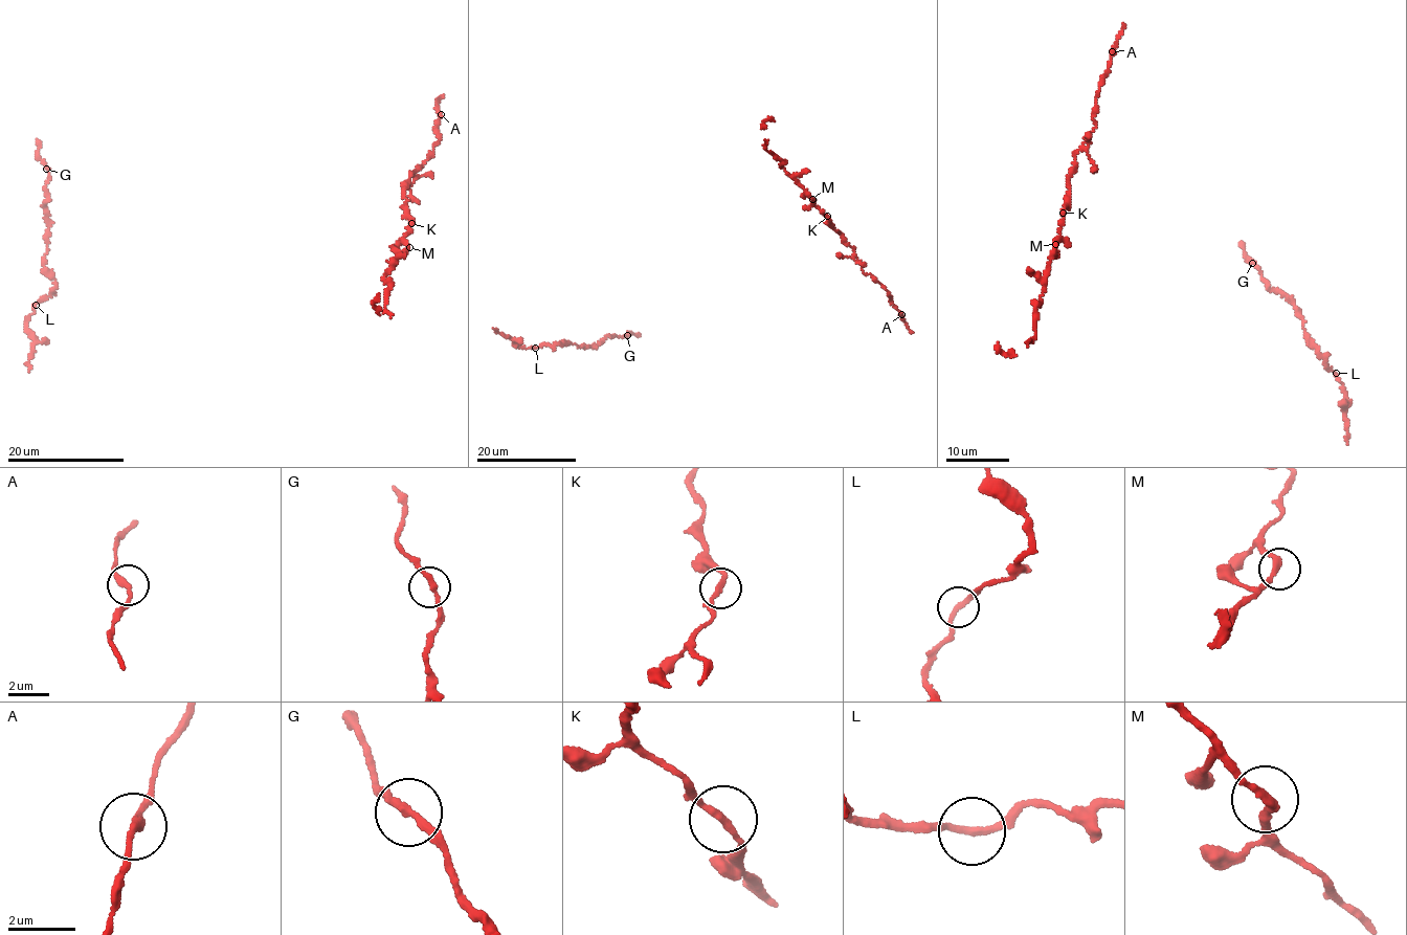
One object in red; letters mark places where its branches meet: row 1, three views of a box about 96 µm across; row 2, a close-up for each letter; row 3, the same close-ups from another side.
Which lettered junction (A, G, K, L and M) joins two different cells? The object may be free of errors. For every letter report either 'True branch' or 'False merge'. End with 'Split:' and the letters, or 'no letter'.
A: True branch
G: True branch
K: True branch
L: True branch
M: True branch
Split: no letter

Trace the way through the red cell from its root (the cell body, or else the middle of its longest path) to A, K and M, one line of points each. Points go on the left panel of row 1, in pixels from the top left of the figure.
A: (409, 187), (414, 182), (415, 170), (424, 164), (432, 145), (440, 140), (436, 127), (441, 114)
K: (409, 187), (415, 180), (410, 174), (404, 190), (406, 217), (411, 223)
M: (409, 187), (415, 180), (410, 174), (404, 187), (406, 217), (412, 220), (404, 239), (409, 247)

